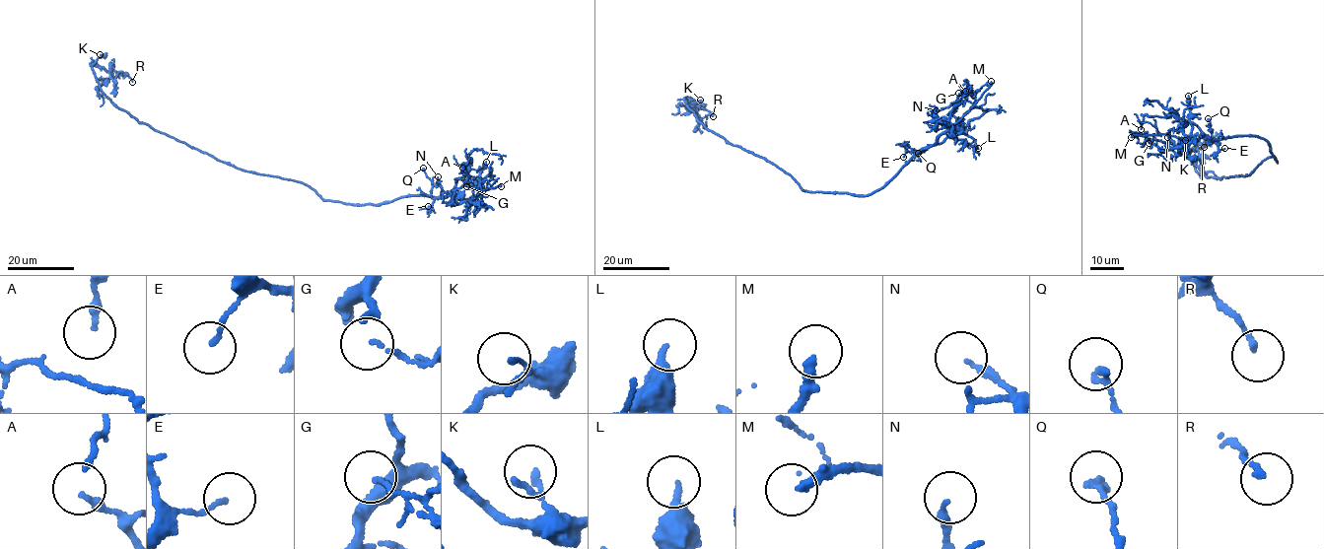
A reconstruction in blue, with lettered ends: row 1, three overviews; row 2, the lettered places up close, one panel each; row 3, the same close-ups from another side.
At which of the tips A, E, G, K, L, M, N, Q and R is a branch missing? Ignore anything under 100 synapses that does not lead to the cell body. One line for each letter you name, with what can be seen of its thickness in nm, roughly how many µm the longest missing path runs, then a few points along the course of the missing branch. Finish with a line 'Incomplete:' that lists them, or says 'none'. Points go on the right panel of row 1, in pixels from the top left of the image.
M: Thickness 240 nm. Missing length about 60 µm
Incomplete: M

